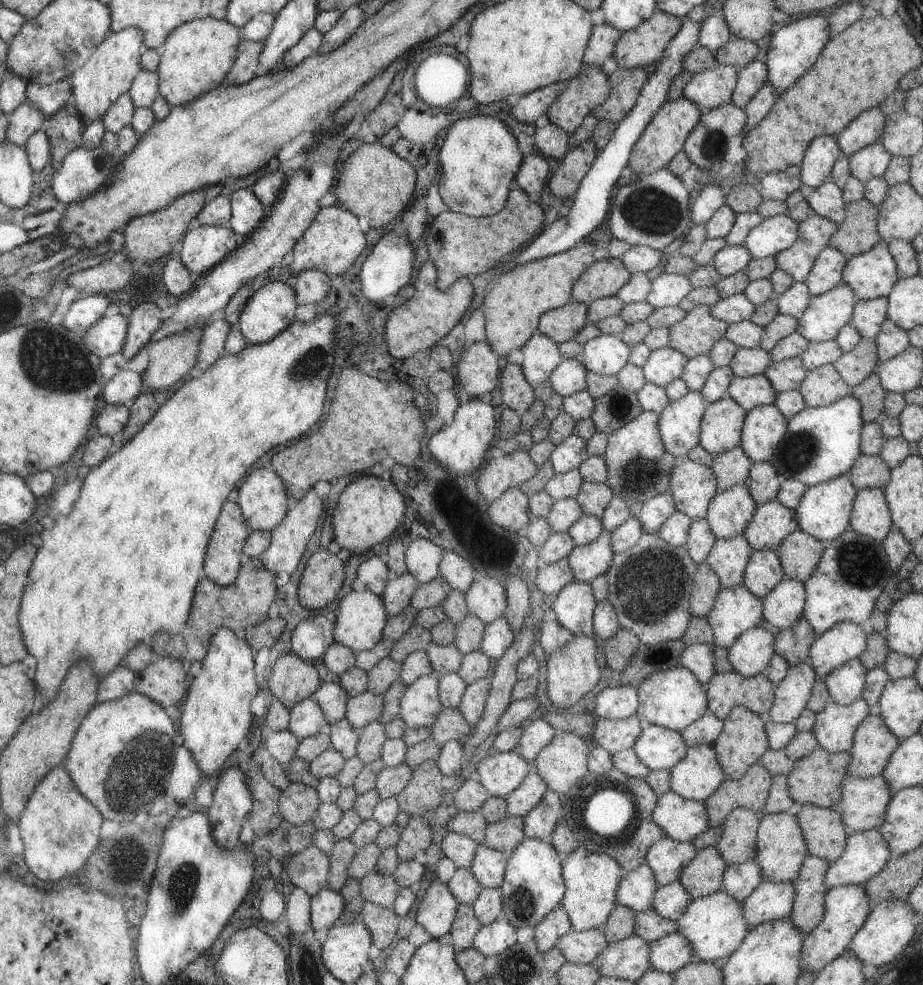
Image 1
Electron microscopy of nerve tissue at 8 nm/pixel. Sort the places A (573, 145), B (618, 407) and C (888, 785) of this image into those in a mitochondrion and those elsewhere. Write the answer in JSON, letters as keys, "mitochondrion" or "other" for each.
{"A":"other","B":"mitochondrion","C":"other"}

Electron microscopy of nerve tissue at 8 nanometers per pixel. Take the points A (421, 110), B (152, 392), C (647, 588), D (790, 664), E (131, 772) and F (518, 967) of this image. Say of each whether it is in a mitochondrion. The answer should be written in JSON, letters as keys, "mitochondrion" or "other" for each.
{"A":"other","B":"other","C":"mitochondrion","D":"other","E":"mitochondrion","F":"mitochondrion"}

